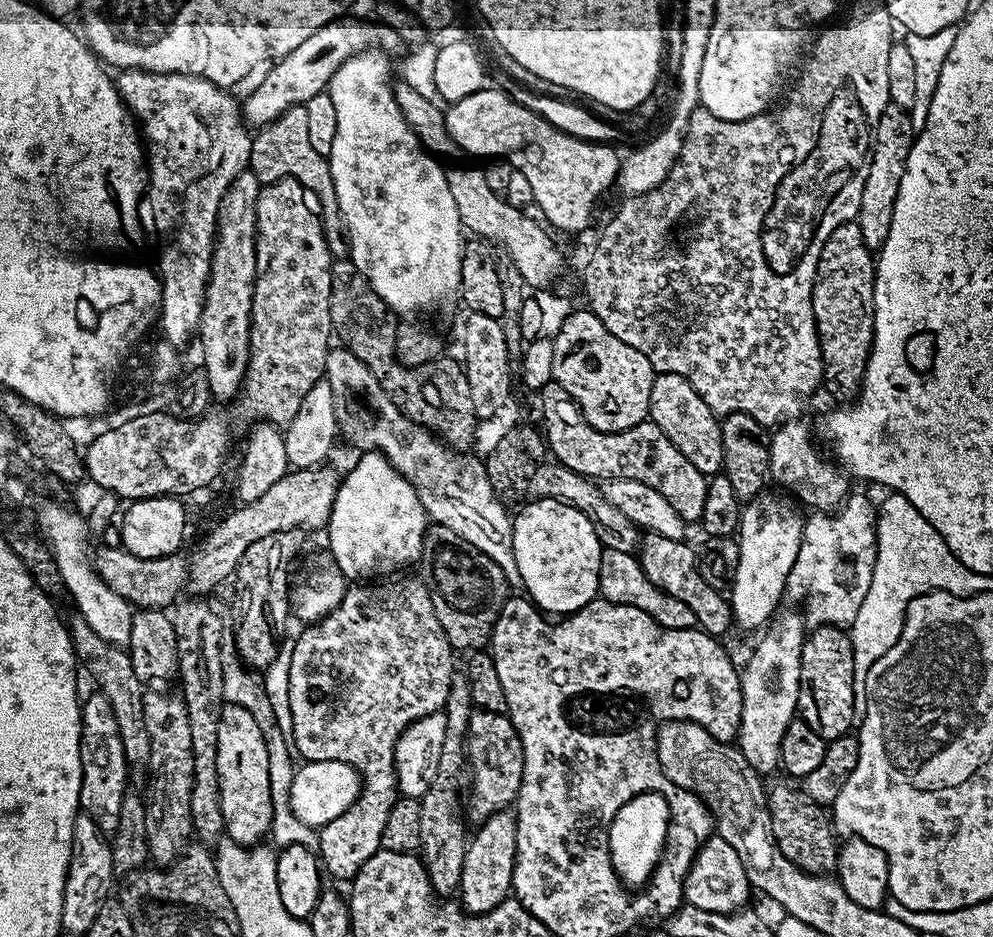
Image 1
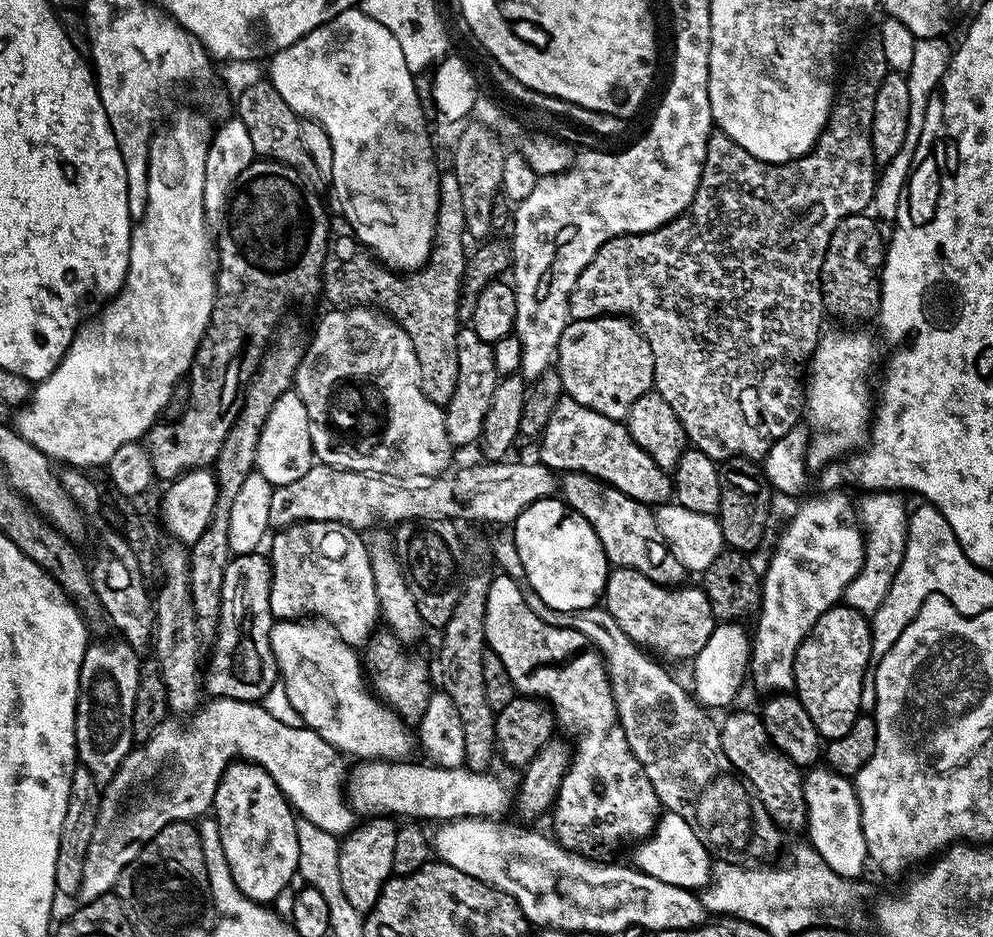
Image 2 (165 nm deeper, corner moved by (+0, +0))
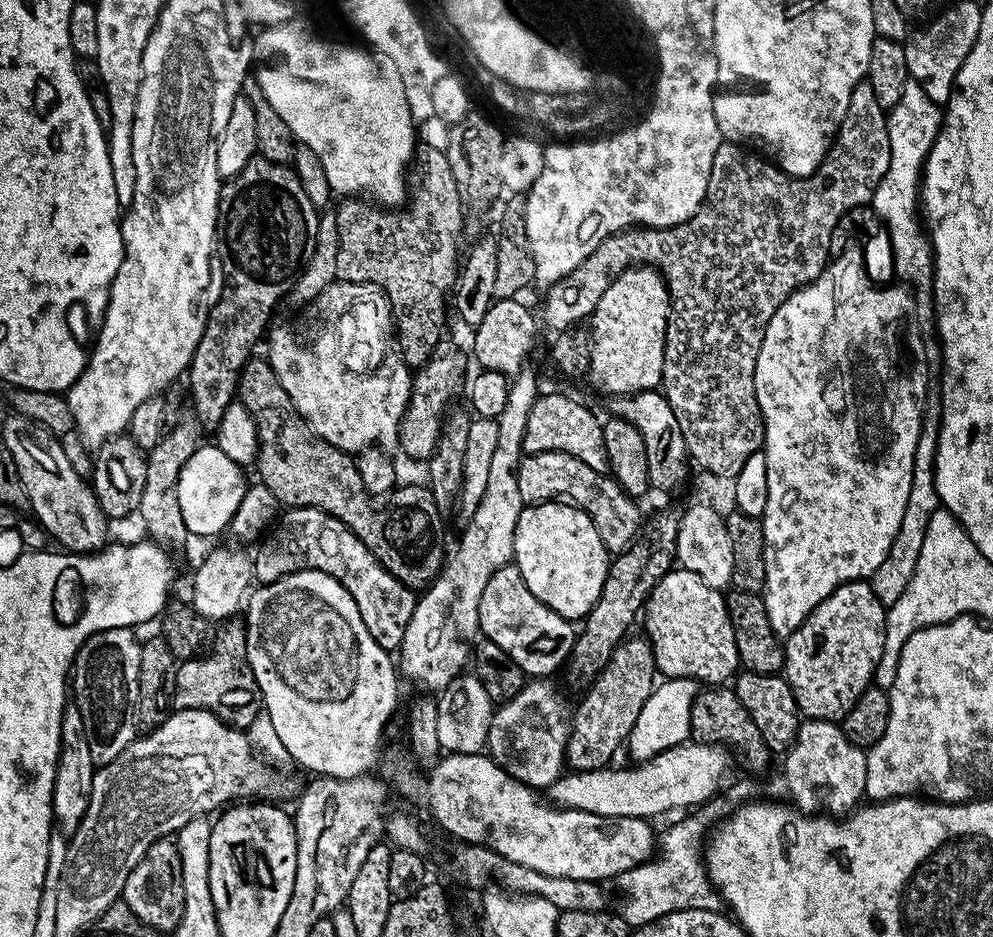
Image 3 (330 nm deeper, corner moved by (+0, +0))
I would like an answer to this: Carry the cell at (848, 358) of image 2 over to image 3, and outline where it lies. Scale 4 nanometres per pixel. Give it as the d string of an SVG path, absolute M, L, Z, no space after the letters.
M857 247L848 248L840 257L829 259L820 272L817 280L812 280L797 292L791 292L774 310L770 322L764 331L764 340L758 350L758 358L754 366L754 394L760 407L760 416L764 419L764 443L762 451L766 458L766 506L762 523L764 525L764 557L766 558L766 582L764 583L764 605L766 615L770 618L770 626L774 634L787 638L806 622L806 618L816 607L829 596L834 589L849 580L867 581L886 562L890 554L890 546L894 546L894 534L898 534L898 526L902 526L902 514L906 514L906 502L910 498L912 485L912 467L916 453L916 438L918 435L918 412L898 412L894 418L892 428L896 434L890 434L890 410L882 410L882 402L886 398L886 390L898 382L908 378L904 366L886 362L882 354L890 352L884 344L908 344L902 342L903 336L913 333L913 314L915 304L912 302L912 293L904 286L877 287L874 283L863 251Z

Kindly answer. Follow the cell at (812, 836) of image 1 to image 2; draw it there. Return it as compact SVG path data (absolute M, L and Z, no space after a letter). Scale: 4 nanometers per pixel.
M732 712L725 718L724 724L722 720L719 730L722 750L726 754L726 758L732 763L733 769L747 781L752 791L756 793L762 806L768 811L772 823L781 829L789 828L790 831L796 832L800 828L801 831L808 823L808 811L804 801L804 776L797 764L790 762L790 758L786 758L786 754L782 754L776 749L774 742L768 736L763 719L757 713L755 716L752 712Z

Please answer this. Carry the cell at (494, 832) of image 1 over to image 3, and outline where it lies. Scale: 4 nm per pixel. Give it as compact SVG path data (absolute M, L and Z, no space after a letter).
M629 635L613 650L610 662L598 678L583 693L580 705L575 705L568 730L566 764L572 770L606 768L613 763L612 755L625 747L639 710L650 698L658 673L652 645L643 635Z

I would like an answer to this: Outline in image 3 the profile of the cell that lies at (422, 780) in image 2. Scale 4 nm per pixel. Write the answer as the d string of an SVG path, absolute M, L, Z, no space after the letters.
M685 742L659 753L632 768L572 770L559 776L546 789L547 799L557 808L573 808L595 816L643 816L653 818L671 808L692 810L721 791L720 779L728 772L729 753L714 744Z

